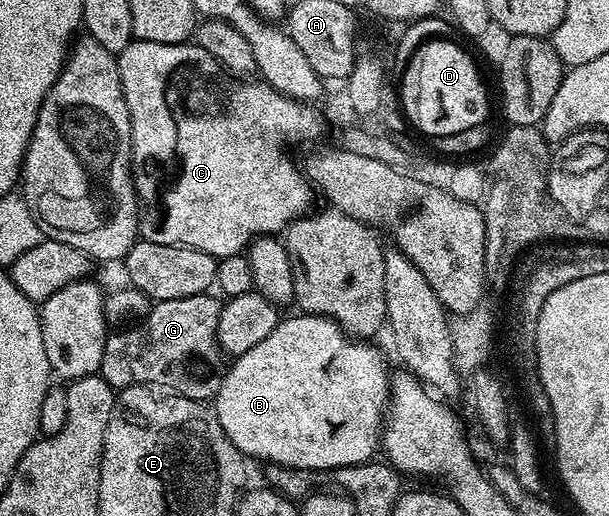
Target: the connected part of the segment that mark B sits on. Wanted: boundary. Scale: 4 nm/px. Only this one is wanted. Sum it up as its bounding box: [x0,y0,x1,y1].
[213,312,389,472]

